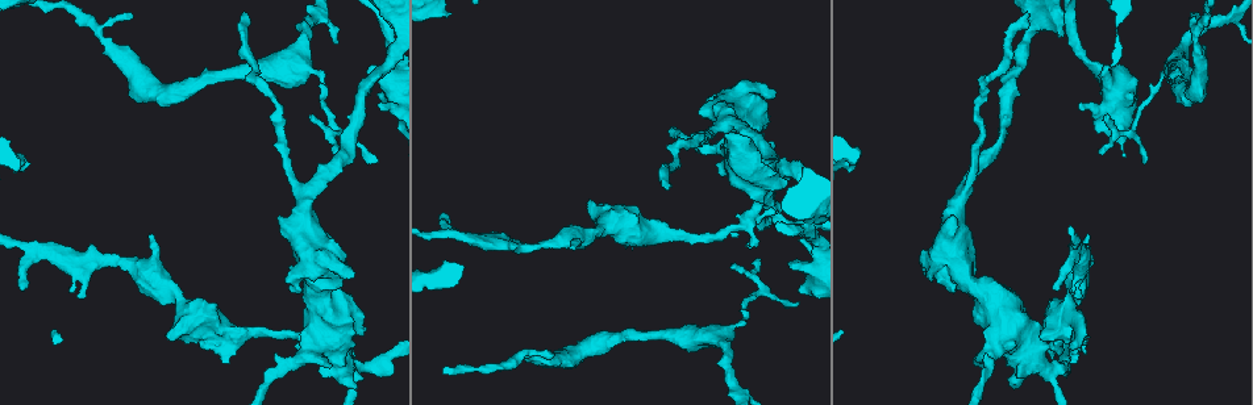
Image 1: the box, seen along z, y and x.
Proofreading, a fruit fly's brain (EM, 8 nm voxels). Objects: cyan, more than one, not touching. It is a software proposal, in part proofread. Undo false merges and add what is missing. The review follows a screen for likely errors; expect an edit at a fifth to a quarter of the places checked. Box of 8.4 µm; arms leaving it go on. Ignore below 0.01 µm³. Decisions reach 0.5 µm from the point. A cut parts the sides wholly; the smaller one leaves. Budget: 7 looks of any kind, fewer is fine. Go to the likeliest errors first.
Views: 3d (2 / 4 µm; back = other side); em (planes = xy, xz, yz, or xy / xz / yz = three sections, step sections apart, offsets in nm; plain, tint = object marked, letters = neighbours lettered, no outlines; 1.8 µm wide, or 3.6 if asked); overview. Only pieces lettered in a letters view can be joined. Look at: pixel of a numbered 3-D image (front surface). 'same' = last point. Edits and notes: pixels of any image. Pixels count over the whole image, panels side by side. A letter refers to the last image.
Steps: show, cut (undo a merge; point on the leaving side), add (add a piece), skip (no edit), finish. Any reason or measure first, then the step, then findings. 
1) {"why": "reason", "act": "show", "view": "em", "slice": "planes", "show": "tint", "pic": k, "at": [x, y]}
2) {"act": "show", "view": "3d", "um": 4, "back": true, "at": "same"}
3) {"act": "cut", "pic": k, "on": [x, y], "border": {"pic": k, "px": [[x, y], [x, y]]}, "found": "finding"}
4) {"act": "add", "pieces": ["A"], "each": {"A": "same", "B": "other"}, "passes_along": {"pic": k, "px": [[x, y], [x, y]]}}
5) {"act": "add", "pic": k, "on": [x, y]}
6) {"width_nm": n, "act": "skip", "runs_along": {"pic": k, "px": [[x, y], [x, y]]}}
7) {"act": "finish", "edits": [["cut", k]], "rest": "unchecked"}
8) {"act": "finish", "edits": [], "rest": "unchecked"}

{"why": "an open end", "act": "show", "view": "em", "slice": "planes", "show": "letters", "pic": 1, "at": [450, 12]}

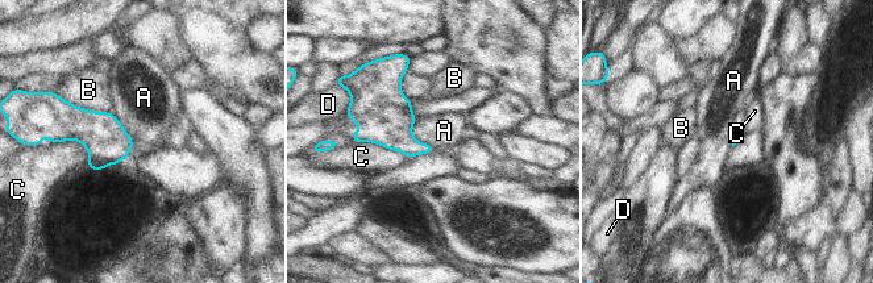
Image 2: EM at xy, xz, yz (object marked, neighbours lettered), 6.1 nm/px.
{"act": "skip", "each": {"A": "other", "B": "other", "C": "other", "D": "other"}, "border": {"pic": 2, "px": [[111, 111], [132, 150], [103, 169]]}, "found": "no lettered piece goes on from it"}

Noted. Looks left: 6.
{"why": "an open end", "act": "show", "view": "3d", "um": 4, "pic": 1, "at": [309, 119]}

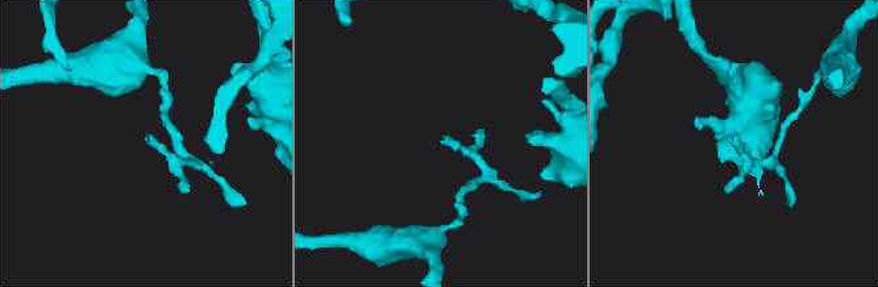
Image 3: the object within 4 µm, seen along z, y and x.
{"act": "show", "view": "em", "slice": "planes", "show": "tint", "pic": 3, "at": [738, 138]}

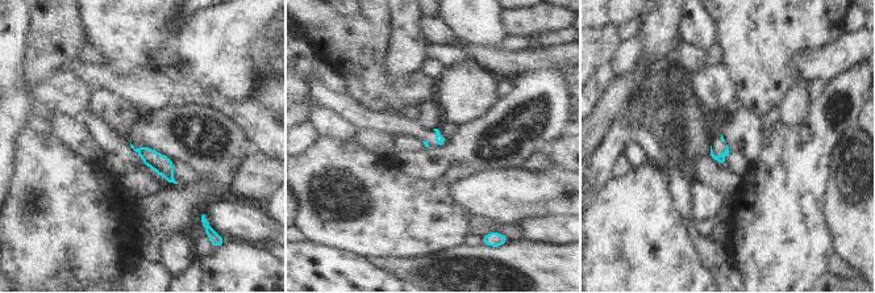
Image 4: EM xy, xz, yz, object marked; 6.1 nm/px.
{"why": "see the neighbours", "act": "show", "view": "em", "slice": "planes", "show": "letters", "at": "same"}

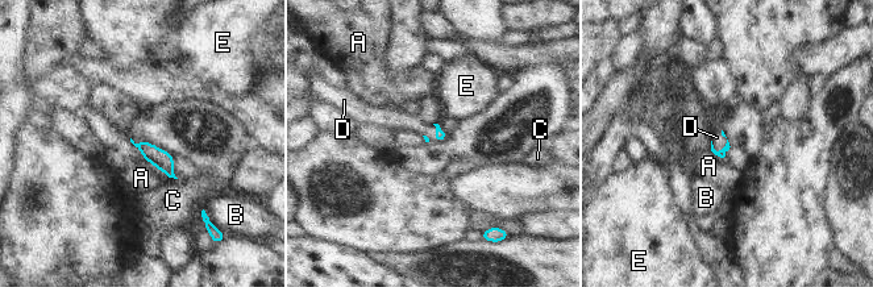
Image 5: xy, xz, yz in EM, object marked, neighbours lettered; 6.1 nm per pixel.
{"act": "add", "pieces": ["D"], "each": {"A": "other", "B": "other", "C": "other", "D": "same", "E": "other"}, "passes_along": {"pic": 5, "px": [[722, 153], [727, 142], [718, 140]]}, "found": "the neuron continues"}

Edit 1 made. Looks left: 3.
{"why": "see it whole again", "act": "show", "view": "overview"}

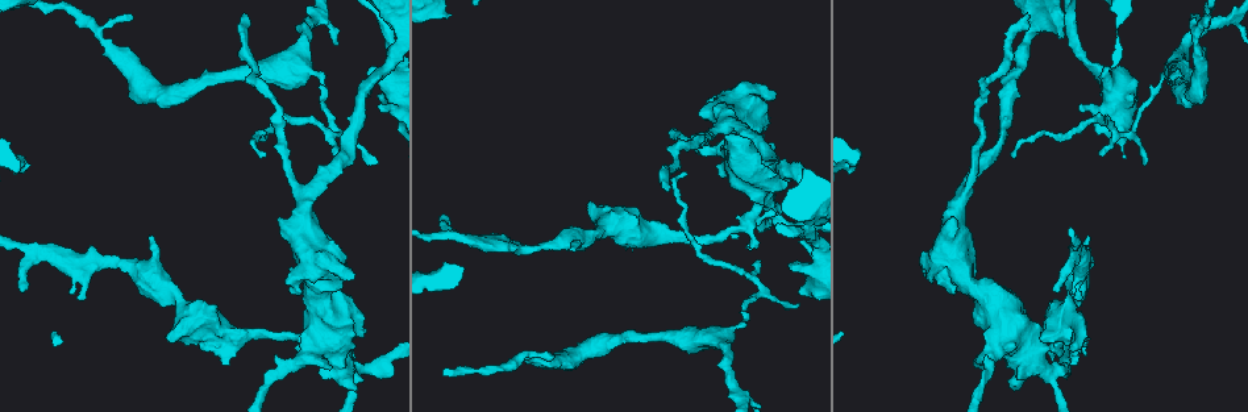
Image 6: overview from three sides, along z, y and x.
{"why": "thick turns thin", "act": "show", "view": "em", "slice": "planes", "show": "letters", "pic": 6, "at": [741, 227]}

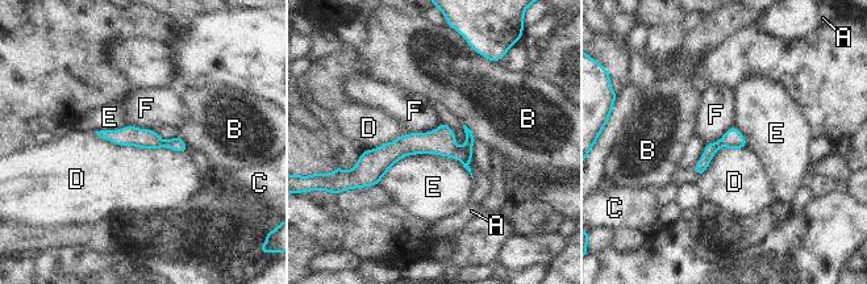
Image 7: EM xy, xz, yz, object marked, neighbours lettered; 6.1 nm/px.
{"act": "cut", "pic": 7, "on": [129, 136], "each": {"A": "other", "B": "other", "C": "other", "D": "other", "E": "other", "F": "other"}, "part_leaving": {"pic": 7, "px": [[457, 154], [404, 145], [361, 166]]}, "found": "a second neuron is stuck on"}

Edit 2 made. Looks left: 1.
{"act": "finish", "edits": [["add", 5], ["cut", 7]], "rest": "unchecked"}

